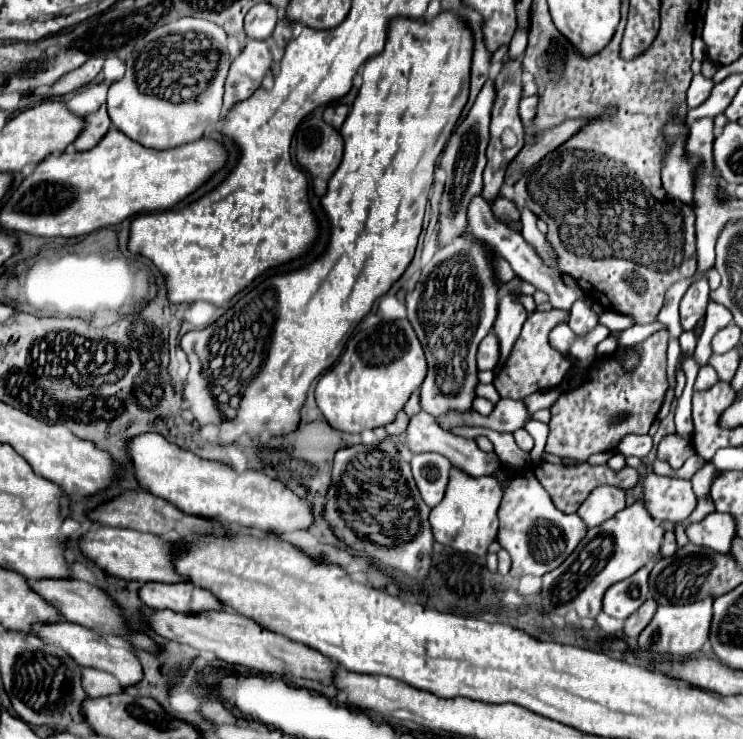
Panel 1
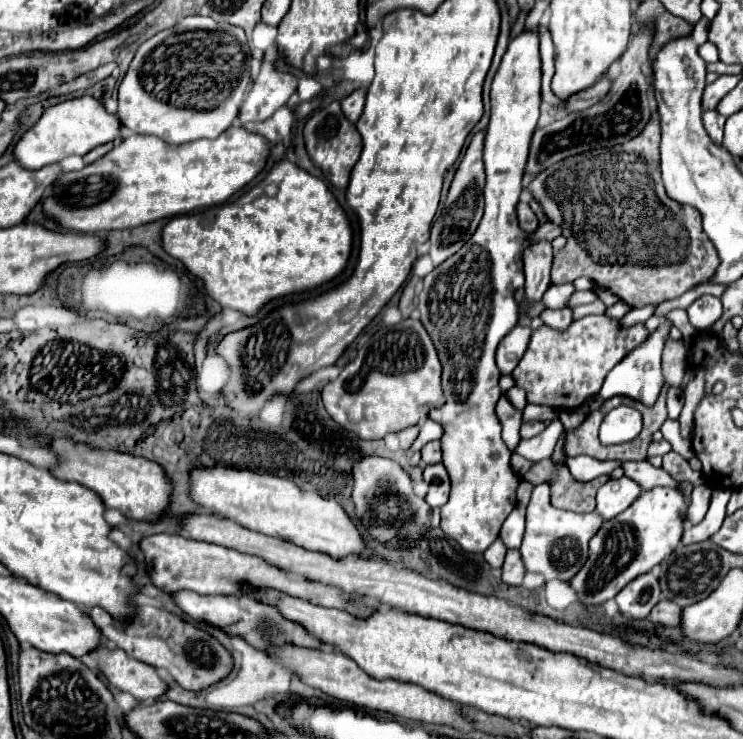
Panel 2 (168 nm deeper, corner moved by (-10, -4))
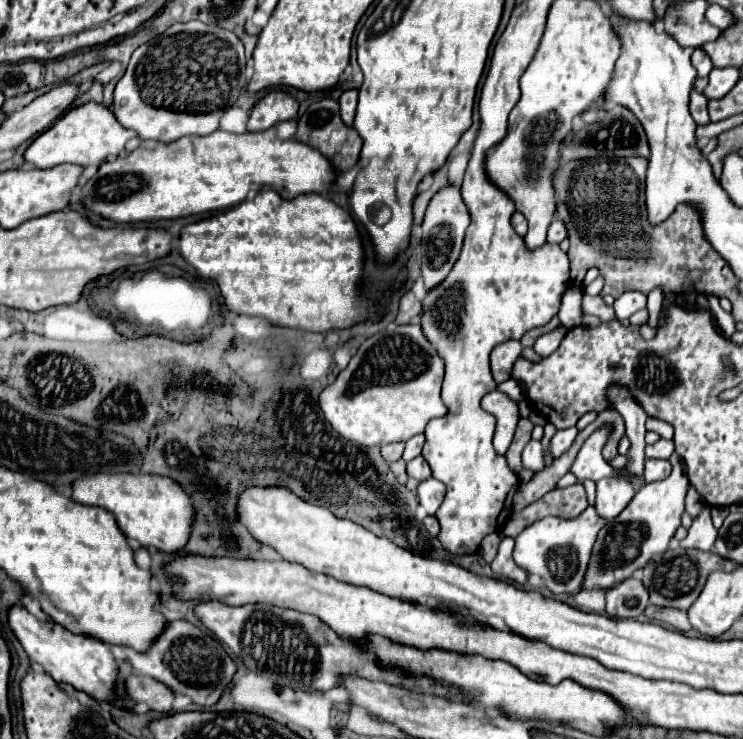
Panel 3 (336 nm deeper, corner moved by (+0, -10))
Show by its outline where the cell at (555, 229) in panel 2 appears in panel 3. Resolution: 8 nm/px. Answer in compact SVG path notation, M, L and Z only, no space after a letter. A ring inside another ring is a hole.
M554 220L552 224L550 224L550 228L548 228L548 242L550 244L558 244L558 242L562 242L566 238L566 228L564 228L564 224L560 222L560 220Z

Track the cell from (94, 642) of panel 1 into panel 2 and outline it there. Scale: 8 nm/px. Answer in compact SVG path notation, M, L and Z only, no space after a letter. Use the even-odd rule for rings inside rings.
M100 646L90 654L90 658L98 662L100 672L114 688L130 692L138 700L158 700L168 690L168 684L152 666L130 658L122 650L108 650L106 646Z

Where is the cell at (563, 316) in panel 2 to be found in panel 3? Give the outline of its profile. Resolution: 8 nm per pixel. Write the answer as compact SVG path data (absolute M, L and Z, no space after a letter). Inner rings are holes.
M560 324L560 326L554 328L552 332L546 332L546 334L538 336L536 342L534 342L534 352L540 354L540 356L548 356L548 354L552 354L552 352L558 348L558 344L562 342L562 336L564 336L566 332L568 332L568 328Z

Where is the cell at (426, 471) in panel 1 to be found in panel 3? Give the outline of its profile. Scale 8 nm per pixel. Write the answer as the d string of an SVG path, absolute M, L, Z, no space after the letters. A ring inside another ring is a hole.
M428 478L418 484L420 506L426 510L426 514L434 514L440 508L440 504L444 500L444 492L446 492L446 486L442 482L438 482L436 478Z

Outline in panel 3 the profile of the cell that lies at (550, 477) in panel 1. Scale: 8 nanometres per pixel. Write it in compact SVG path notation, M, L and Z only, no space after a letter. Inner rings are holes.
M574 484L564 490L556 488L544 494L540 500L526 506L520 514L512 514L514 524L506 524L502 530L502 536L516 536L522 528L528 524L542 520L546 516L558 516L558 518L576 518L588 508L588 498L584 484Z

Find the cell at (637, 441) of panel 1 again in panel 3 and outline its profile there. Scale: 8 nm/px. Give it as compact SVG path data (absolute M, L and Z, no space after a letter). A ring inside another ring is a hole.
M658 440L652 446L646 446L646 458L670 458L674 452L674 442L672 440Z

